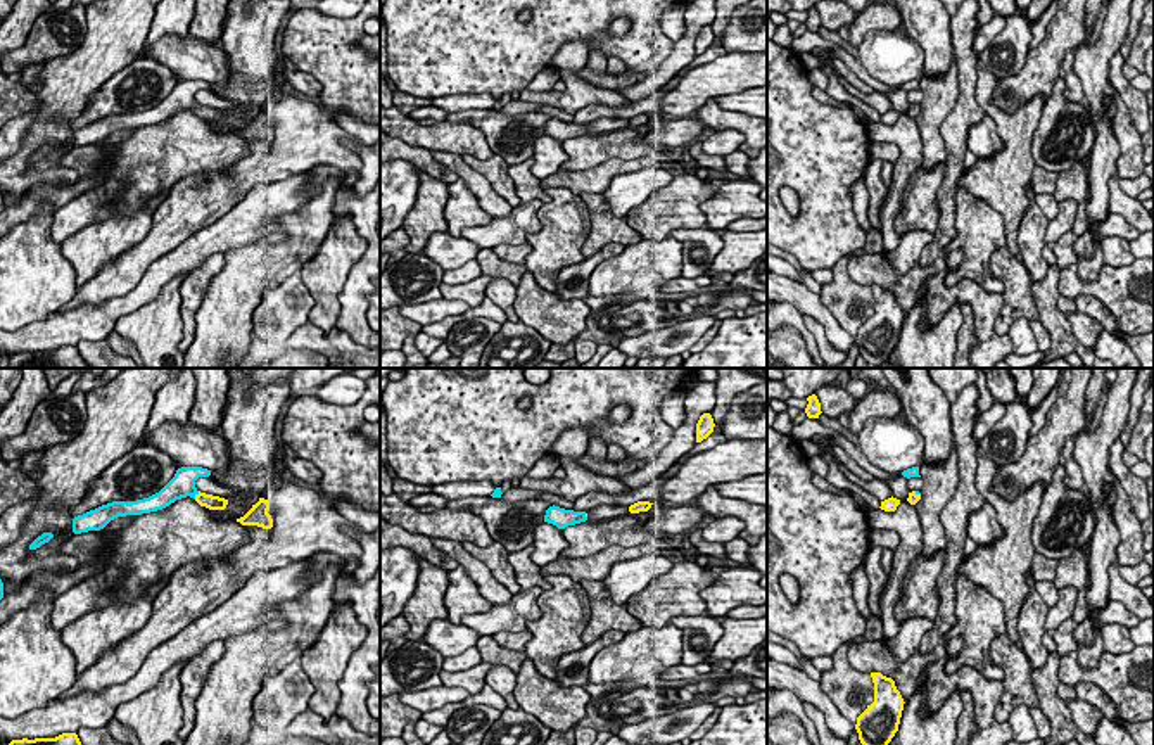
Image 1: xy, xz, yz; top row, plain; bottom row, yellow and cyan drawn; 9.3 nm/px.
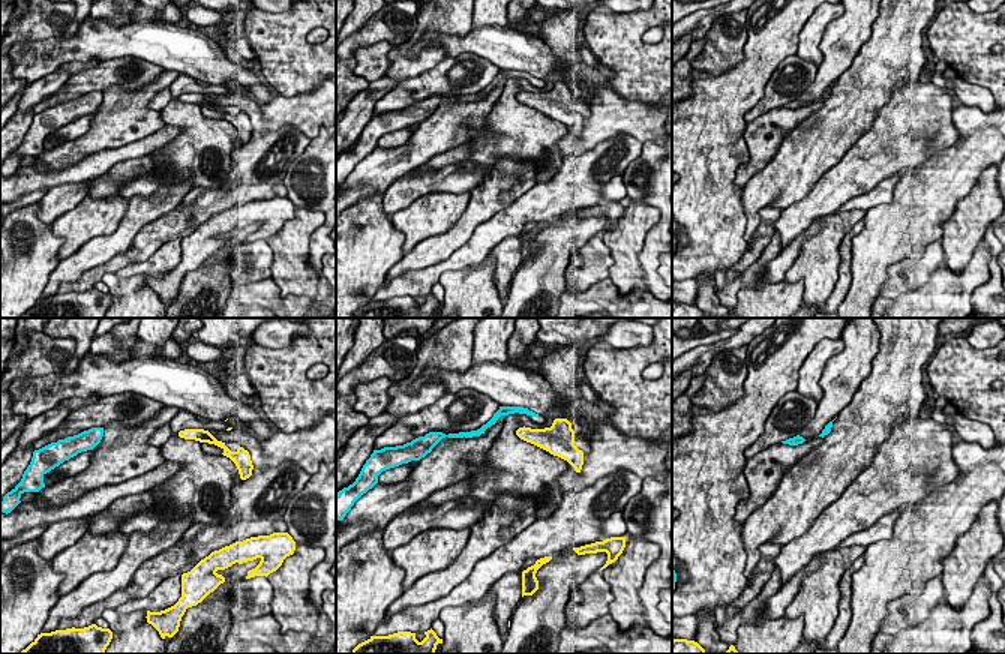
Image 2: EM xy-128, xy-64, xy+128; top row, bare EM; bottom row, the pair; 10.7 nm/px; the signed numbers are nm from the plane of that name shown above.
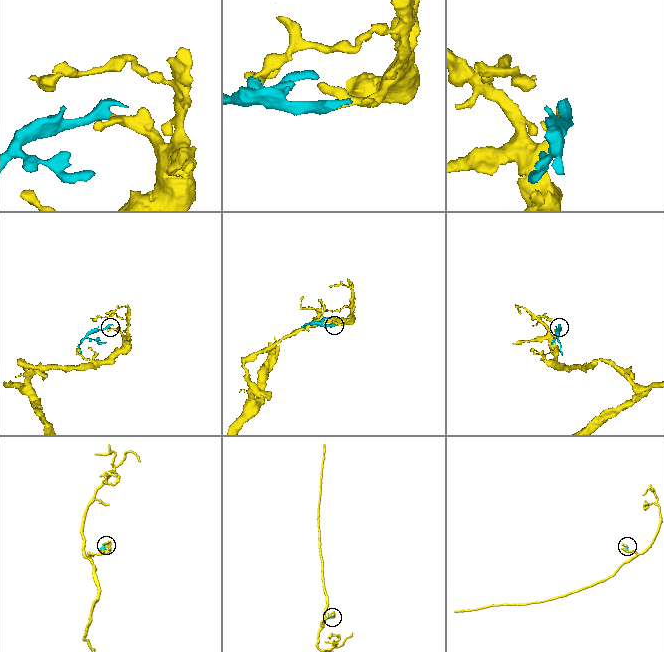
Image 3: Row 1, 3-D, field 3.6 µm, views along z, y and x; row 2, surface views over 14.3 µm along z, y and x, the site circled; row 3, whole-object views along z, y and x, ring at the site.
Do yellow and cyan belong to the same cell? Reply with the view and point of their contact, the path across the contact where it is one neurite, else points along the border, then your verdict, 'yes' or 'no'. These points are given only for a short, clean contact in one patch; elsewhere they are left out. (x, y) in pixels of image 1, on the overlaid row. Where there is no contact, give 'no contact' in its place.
contact xy (197, 495); way xy (209, 502), (197, 495), (182, 484); yes

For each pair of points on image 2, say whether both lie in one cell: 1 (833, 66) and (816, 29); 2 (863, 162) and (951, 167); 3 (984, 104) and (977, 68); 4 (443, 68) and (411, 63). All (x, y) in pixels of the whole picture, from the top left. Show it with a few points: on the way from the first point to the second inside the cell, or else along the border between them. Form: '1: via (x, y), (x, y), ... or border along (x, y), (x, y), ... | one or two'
1: border along (842, 15), (825, 29), (818, 68) | two
2: border along (950, 146), (933, 152), (917, 167) | two
3: border along (957, 75), (989, 90) | two
4: border along (446, 56), (432, 68), (402, 81) | two

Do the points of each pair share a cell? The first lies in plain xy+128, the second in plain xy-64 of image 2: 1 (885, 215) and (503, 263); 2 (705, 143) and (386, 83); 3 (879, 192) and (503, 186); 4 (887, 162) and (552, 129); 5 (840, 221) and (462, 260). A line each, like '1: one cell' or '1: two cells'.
1: two cells
2: two cells
3: two cells
4: two cells
5: two cells

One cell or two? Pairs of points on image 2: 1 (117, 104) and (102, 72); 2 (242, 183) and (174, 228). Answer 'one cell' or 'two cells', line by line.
1: two cells
2: one cell

